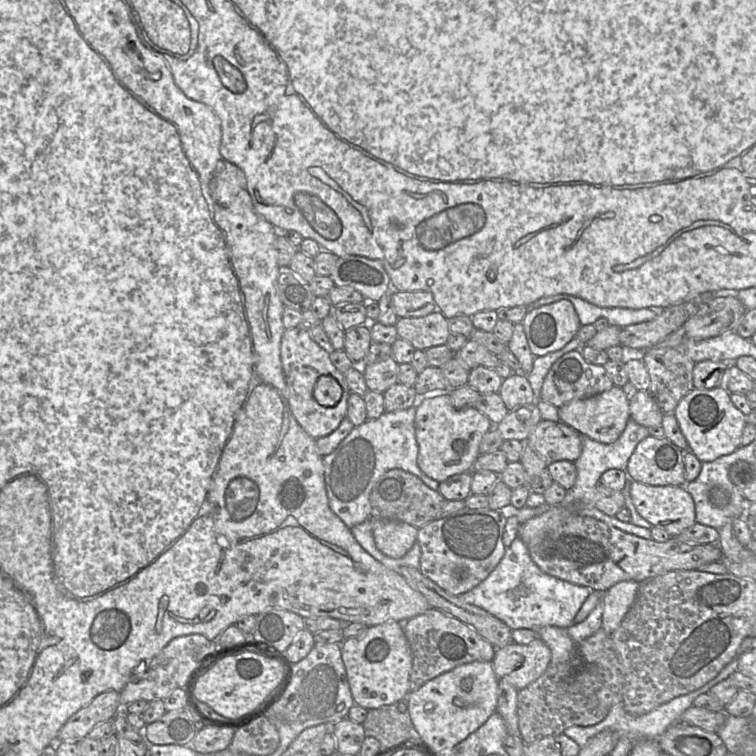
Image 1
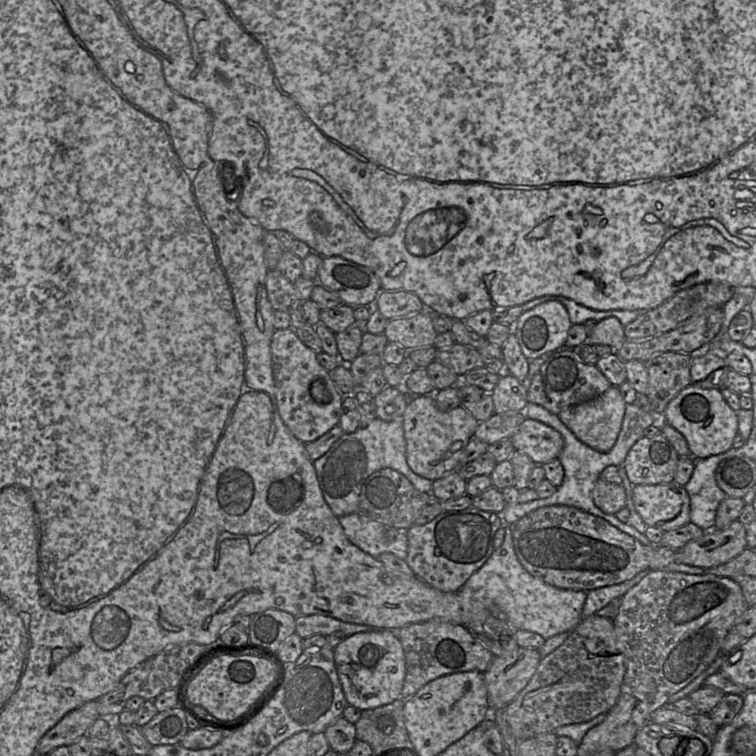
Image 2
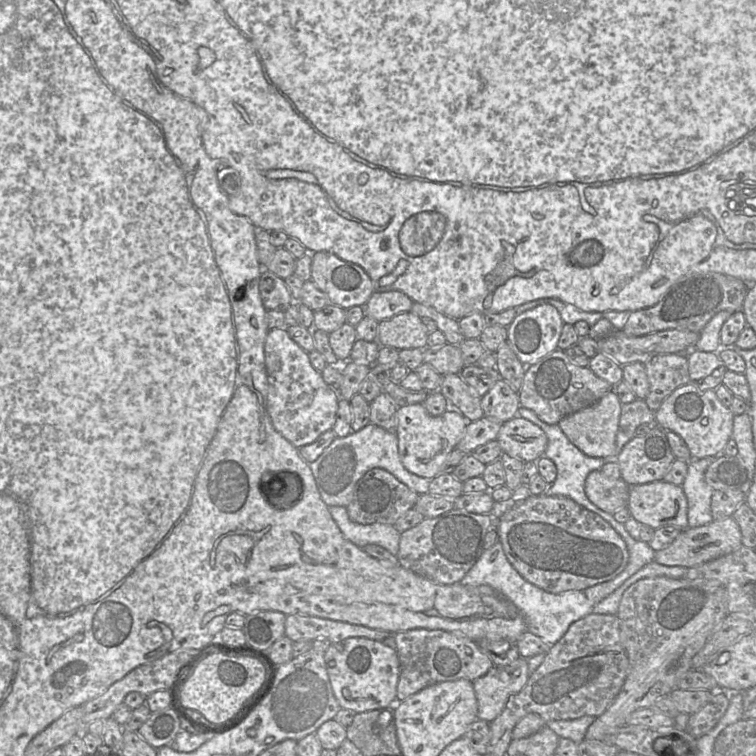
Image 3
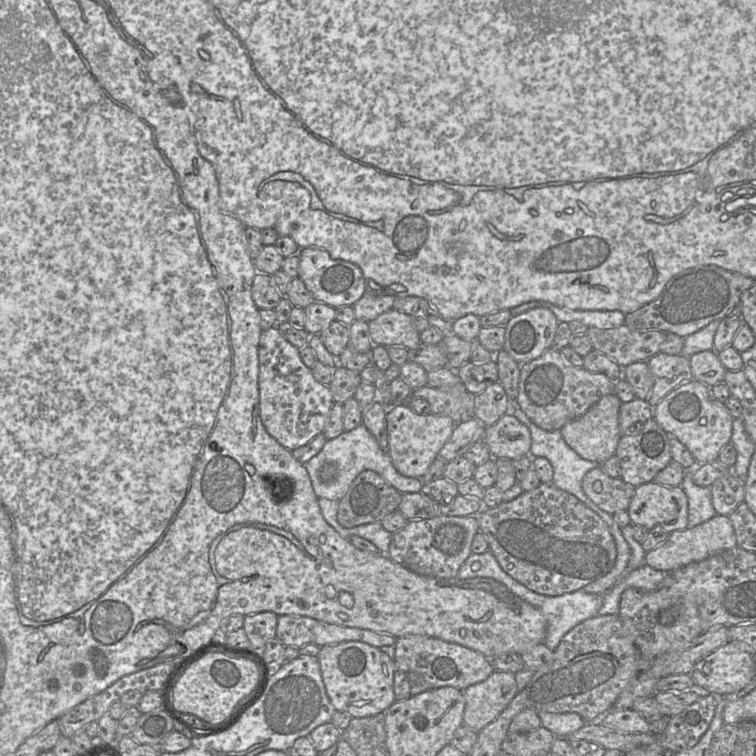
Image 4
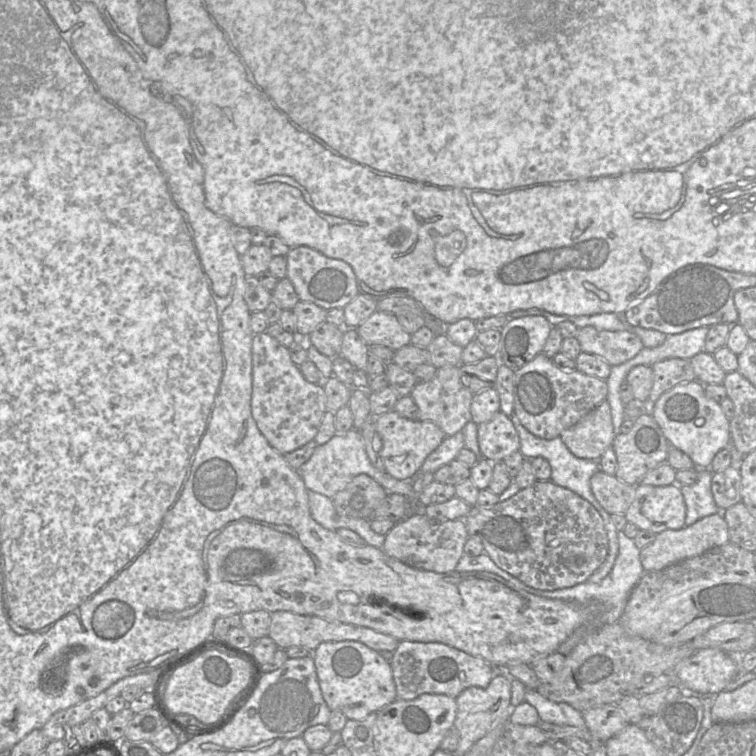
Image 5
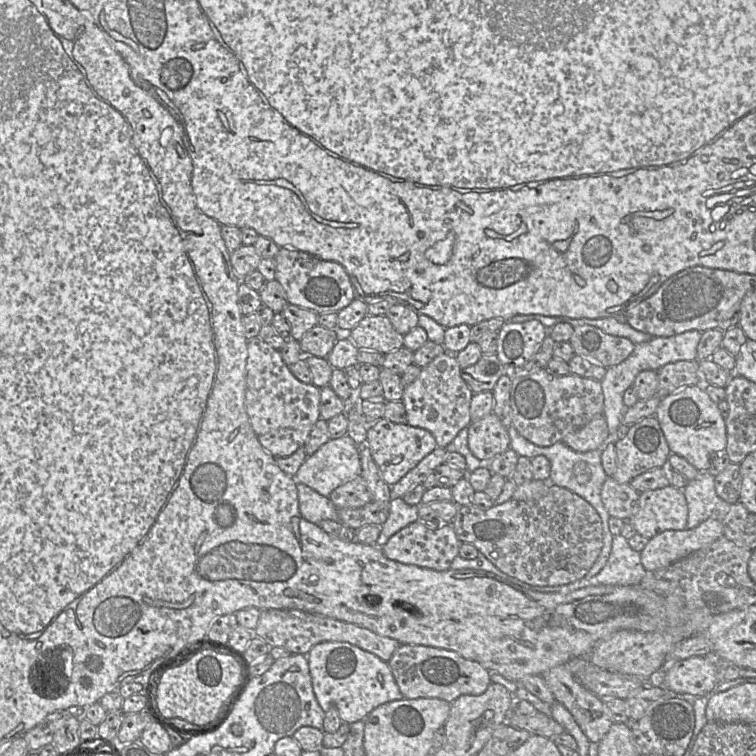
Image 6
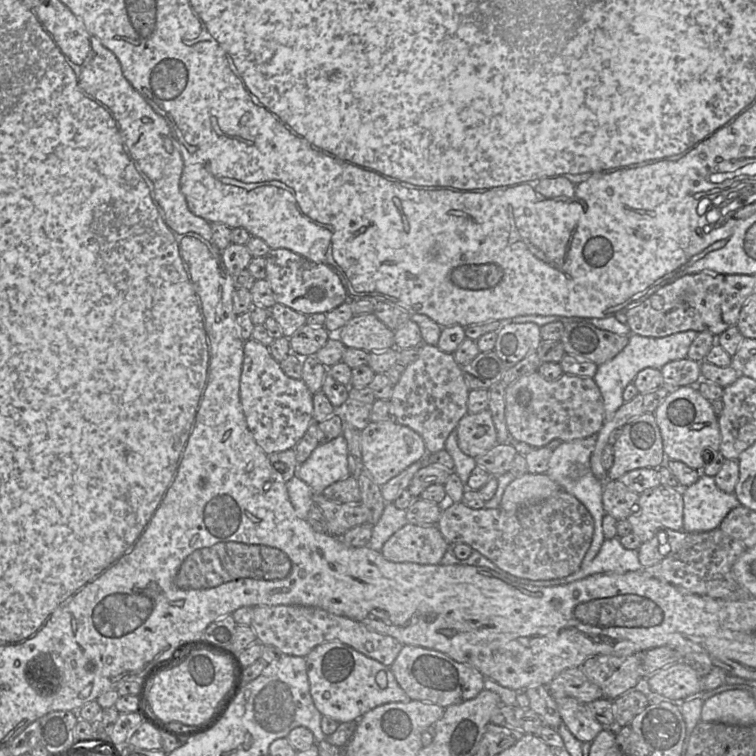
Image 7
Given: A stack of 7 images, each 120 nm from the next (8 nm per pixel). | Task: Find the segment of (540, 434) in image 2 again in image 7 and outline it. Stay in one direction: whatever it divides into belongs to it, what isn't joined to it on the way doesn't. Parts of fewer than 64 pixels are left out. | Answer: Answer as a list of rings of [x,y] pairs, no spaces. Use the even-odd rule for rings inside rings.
[[[488,409],[464,415],[456,431],[460,450],[473,458],[485,454],[498,444],[496,428]]]

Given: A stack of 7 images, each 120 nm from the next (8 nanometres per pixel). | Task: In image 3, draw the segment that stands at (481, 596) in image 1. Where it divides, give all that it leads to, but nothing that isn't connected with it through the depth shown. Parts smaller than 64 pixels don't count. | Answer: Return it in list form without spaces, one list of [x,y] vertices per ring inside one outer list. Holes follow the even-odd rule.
[[[499,540],[494,544],[494,546],[483,551],[477,562],[459,583],[465,586],[488,585],[504,594],[522,613],[526,623],[527,631],[540,637],[548,645],[554,645],[556,642],[558,642],[567,632],[570,625],[592,613],[595,605],[590,602],[589,599],[587,599],[583,591],[573,590],[560,594],[552,594],[526,581],[508,561],[502,544]]]

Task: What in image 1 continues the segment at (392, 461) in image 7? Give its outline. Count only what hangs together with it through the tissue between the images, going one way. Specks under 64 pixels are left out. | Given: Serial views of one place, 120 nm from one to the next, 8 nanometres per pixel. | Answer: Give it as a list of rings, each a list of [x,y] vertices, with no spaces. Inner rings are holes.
[[[417,394],[415,403],[415,433],[419,446],[417,464],[428,477],[443,482],[453,475],[471,472],[479,457],[483,436],[493,428],[489,418],[474,407],[456,409],[449,394],[425,398]]]

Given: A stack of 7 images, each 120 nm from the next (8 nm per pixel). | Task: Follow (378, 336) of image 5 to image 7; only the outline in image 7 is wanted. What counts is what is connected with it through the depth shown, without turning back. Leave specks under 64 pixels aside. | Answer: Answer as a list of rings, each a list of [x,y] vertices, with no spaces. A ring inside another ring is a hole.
[[[374,313],[353,316],[336,337],[347,347],[380,352],[395,347],[394,331]]]

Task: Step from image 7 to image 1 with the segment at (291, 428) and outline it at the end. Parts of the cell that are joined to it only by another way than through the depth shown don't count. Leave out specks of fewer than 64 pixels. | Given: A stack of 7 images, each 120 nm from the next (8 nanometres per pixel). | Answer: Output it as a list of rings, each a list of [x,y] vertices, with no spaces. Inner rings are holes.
[[[303,327],[284,331],[281,340],[281,363],[287,386],[289,408],[298,424],[314,439],[331,434],[346,417],[348,398],[351,393],[343,373],[332,364],[328,352],[321,348]],[[322,375],[333,377],[343,390],[341,399],[335,406],[324,407],[317,403],[313,396],[316,381]]]

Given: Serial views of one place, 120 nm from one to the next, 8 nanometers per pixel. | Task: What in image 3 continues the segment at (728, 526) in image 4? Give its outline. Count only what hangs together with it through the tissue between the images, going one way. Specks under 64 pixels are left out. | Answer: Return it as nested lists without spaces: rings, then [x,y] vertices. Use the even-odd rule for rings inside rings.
[[[732,517],[713,519],[710,523],[696,528],[686,528],[665,548],[655,552],[654,562],[665,566],[691,568],[730,554],[742,546],[741,531]]]

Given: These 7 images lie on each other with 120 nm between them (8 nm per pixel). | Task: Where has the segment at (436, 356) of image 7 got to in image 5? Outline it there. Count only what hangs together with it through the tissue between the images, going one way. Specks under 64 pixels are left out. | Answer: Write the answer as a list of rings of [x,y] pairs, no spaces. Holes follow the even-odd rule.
[[[446,365],[437,368],[432,379],[418,382],[409,395],[419,409],[418,420],[435,423],[446,436],[461,431],[469,421],[472,421],[470,407],[474,393],[462,383],[459,366]]]

